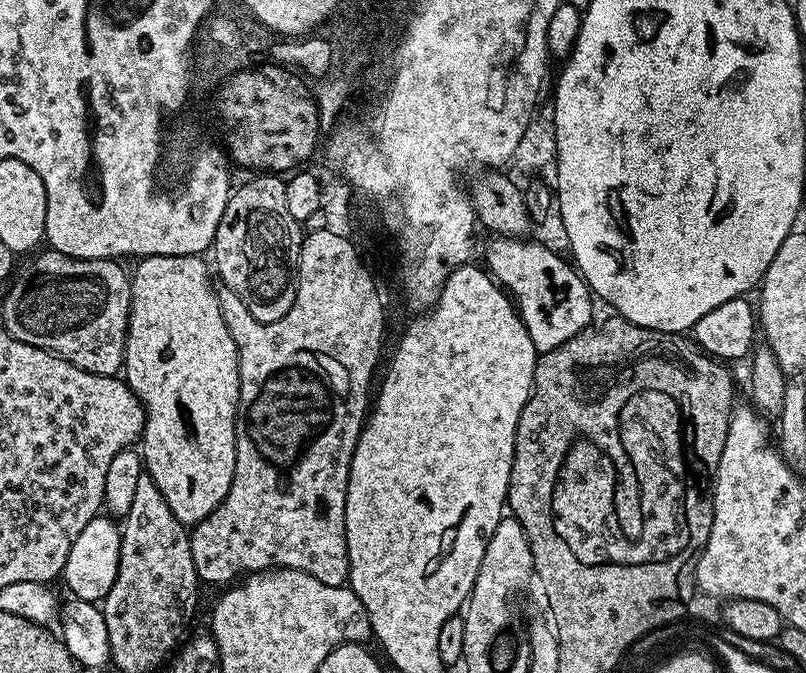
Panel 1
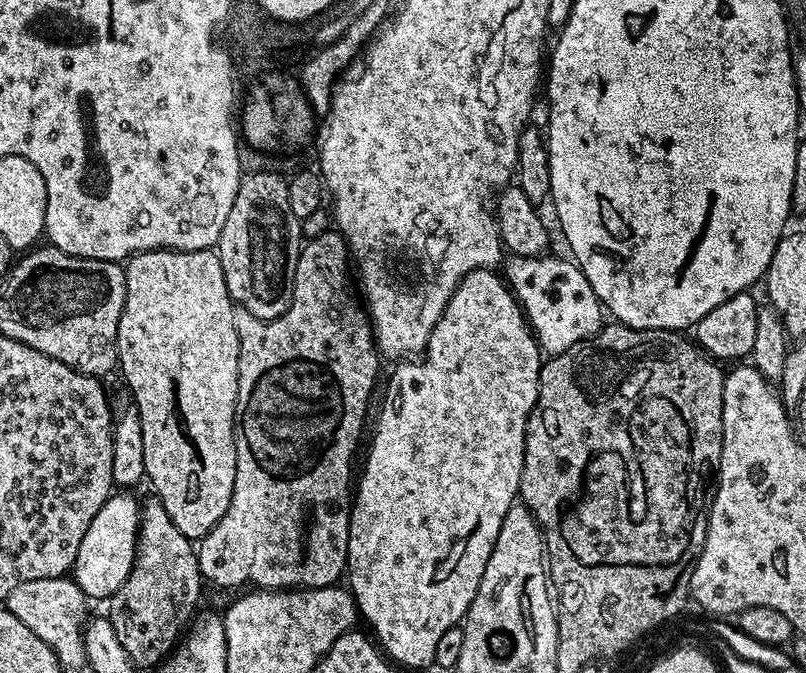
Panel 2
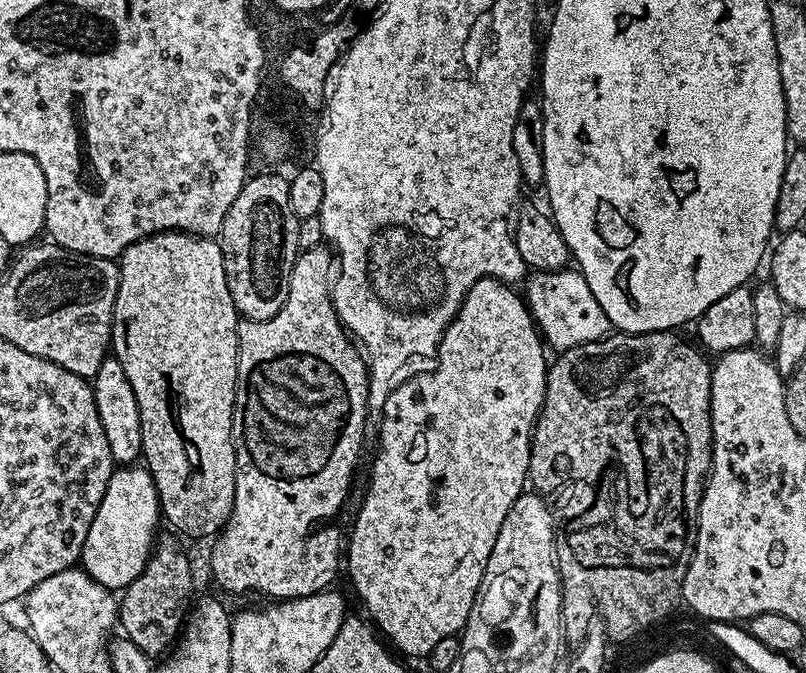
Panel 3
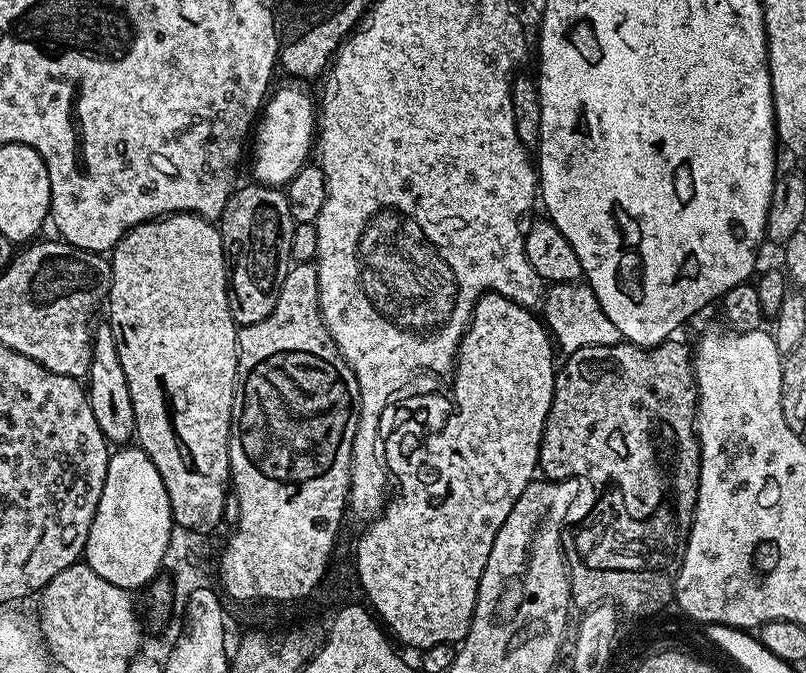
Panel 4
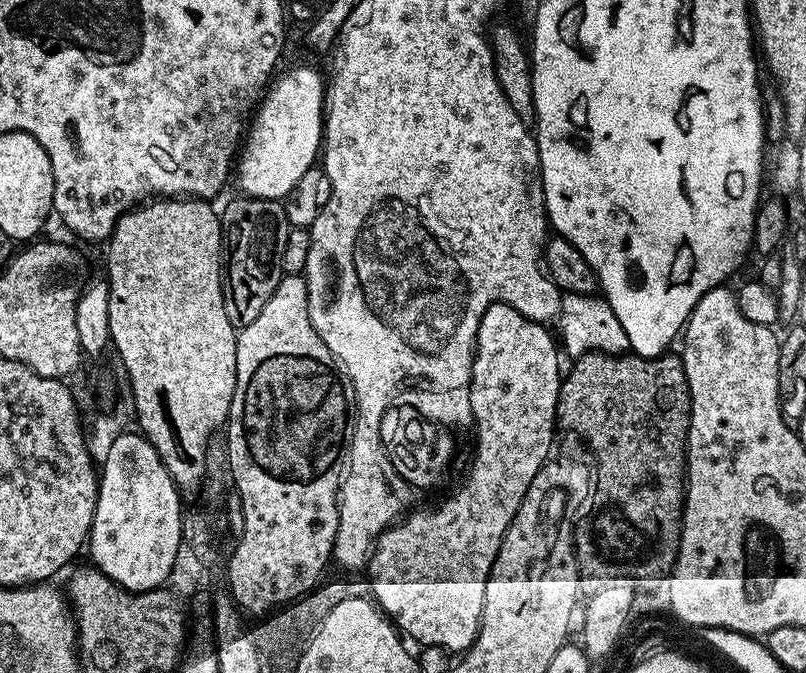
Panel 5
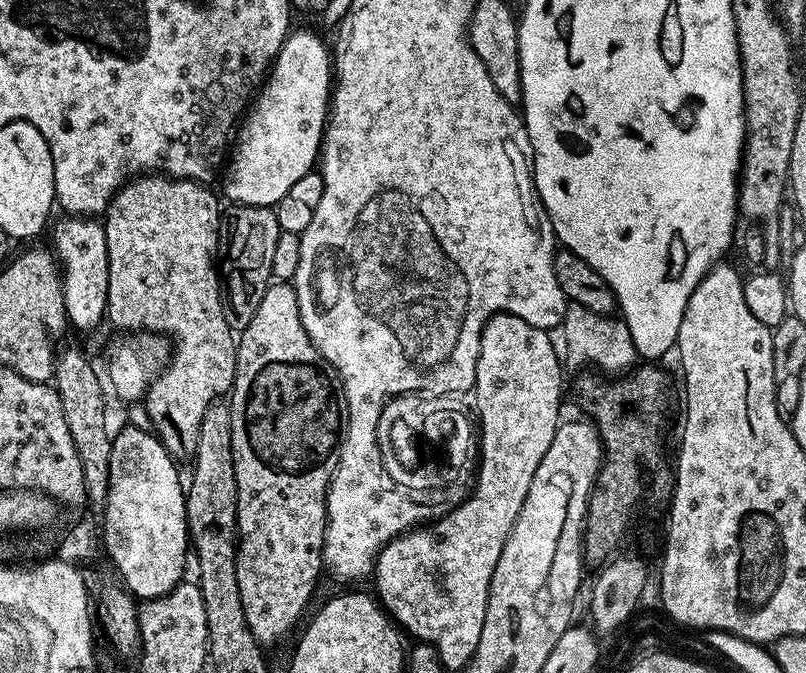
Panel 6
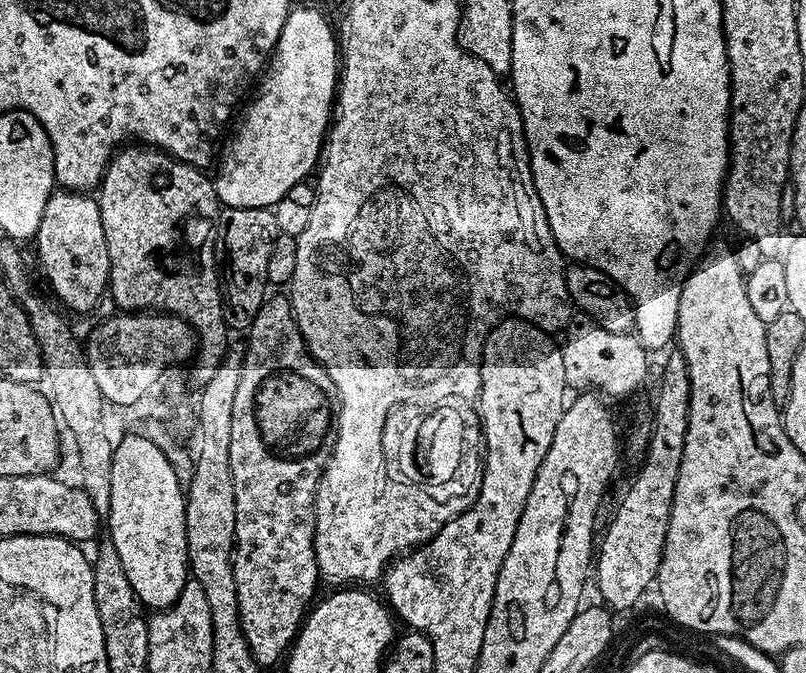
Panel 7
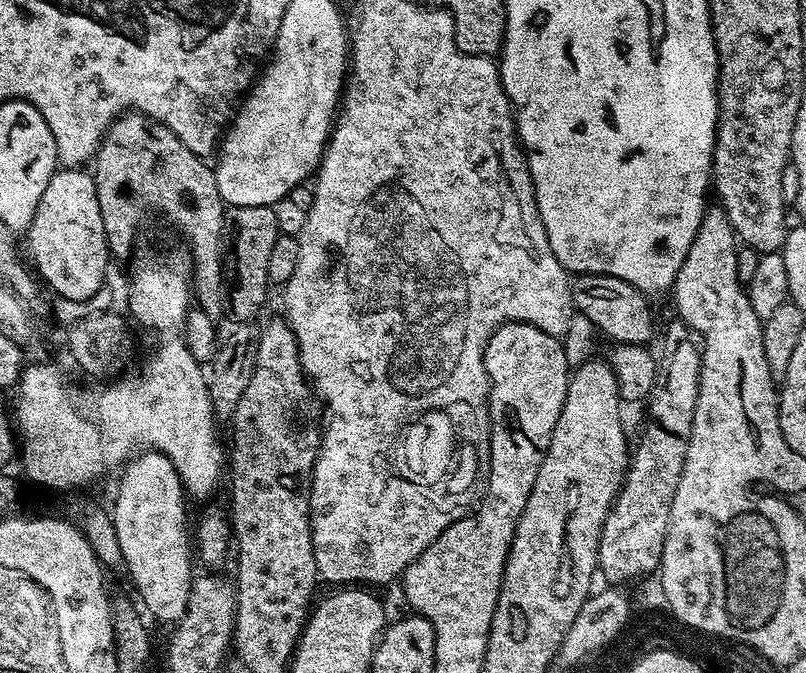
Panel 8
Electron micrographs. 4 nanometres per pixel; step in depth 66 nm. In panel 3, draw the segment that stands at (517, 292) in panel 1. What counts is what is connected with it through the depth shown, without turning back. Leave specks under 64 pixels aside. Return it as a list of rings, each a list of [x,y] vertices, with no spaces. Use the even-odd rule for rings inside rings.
[[[533,271],[527,277],[527,284],[526,303],[528,311],[531,312],[532,318],[536,322],[543,343],[549,349],[573,348],[586,342],[602,340],[609,335],[610,325],[606,318],[606,310],[602,310],[602,306],[598,306],[598,298],[594,298],[594,290],[590,290],[586,278],[580,271]]]

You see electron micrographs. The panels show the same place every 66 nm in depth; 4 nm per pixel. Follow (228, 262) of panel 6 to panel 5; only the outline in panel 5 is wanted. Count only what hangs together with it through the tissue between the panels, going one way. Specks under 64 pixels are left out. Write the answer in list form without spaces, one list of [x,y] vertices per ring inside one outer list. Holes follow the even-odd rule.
[[[241,195],[239,199],[222,208],[220,217],[222,244],[226,249],[226,263],[222,268],[224,309],[226,318],[230,318],[237,330],[250,326],[250,322],[262,314],[262,306],[266,306],[280,277],[285,275],[283,247],[290,229],[281,201],[246,195]]]

